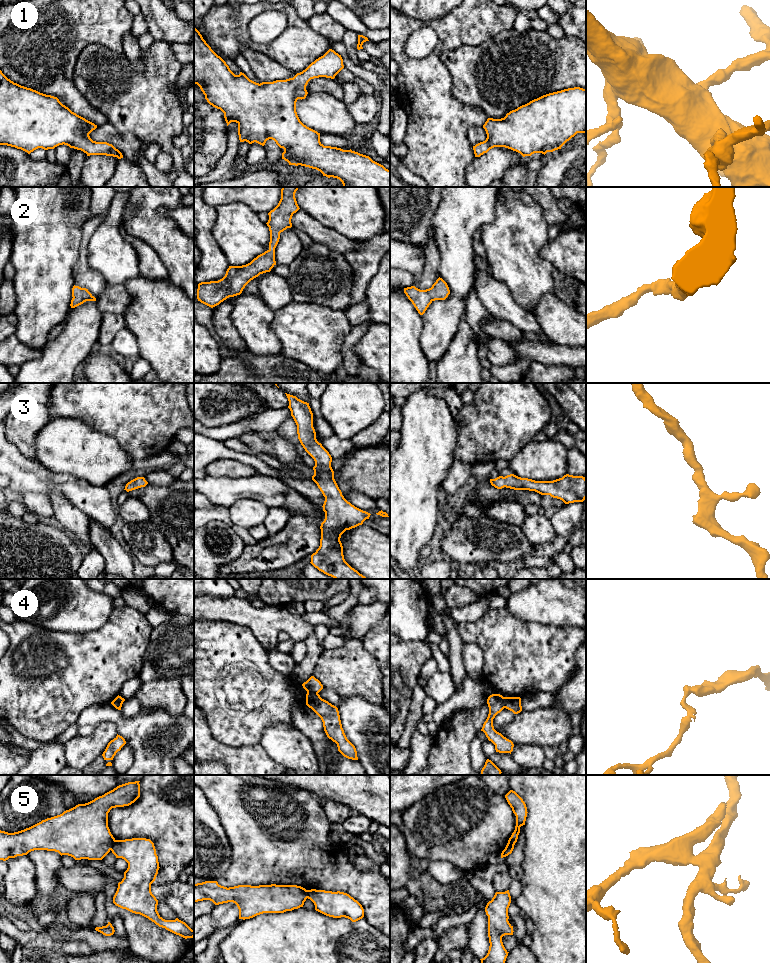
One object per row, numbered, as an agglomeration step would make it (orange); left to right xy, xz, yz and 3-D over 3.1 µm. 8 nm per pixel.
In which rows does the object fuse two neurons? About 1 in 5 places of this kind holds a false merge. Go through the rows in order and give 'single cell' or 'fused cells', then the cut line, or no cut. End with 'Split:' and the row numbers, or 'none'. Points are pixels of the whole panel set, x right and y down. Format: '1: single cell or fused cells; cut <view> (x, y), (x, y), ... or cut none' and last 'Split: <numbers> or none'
1: single cell; cut none
2: single cell; cut none
3: single cell; cut none
4: fused cells; cut xz (307, 691), (317, 693)
5: fused cells; cut xy (115, 840), (110, 849)
Split: 4, 5

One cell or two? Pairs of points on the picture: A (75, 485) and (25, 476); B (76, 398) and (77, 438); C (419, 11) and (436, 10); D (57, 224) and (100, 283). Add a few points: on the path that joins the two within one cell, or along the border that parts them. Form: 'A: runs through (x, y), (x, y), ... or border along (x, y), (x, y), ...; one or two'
A: runs through (63, 484), (47, 483), (37, 479); one
B: border along (54, 417), (77, 418), (98, 430); two
C: runs through (423, 10), (432, 10); one
D: border along (83, 231), (79, 257), (73, 267), (73, 277); two

